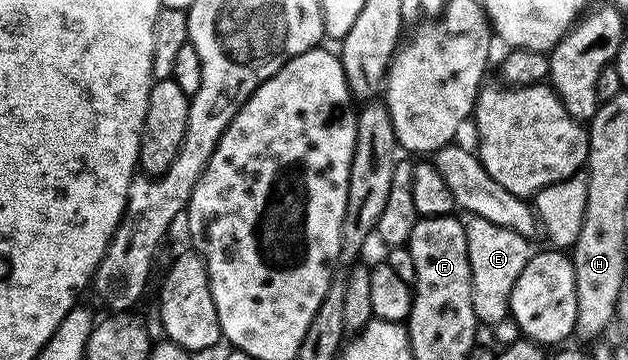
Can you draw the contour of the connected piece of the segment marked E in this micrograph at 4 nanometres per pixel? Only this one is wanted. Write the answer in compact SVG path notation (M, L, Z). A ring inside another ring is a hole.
M473 215L464 223L466 229L466 249L470 253L470 273L472 274L472 300L477 324L495 325L507 320L510 315L510 293L514 293L514 281L526 269L526 261L533 248L528 248L530 239L520 236L513 229L494 225L491 221Z

